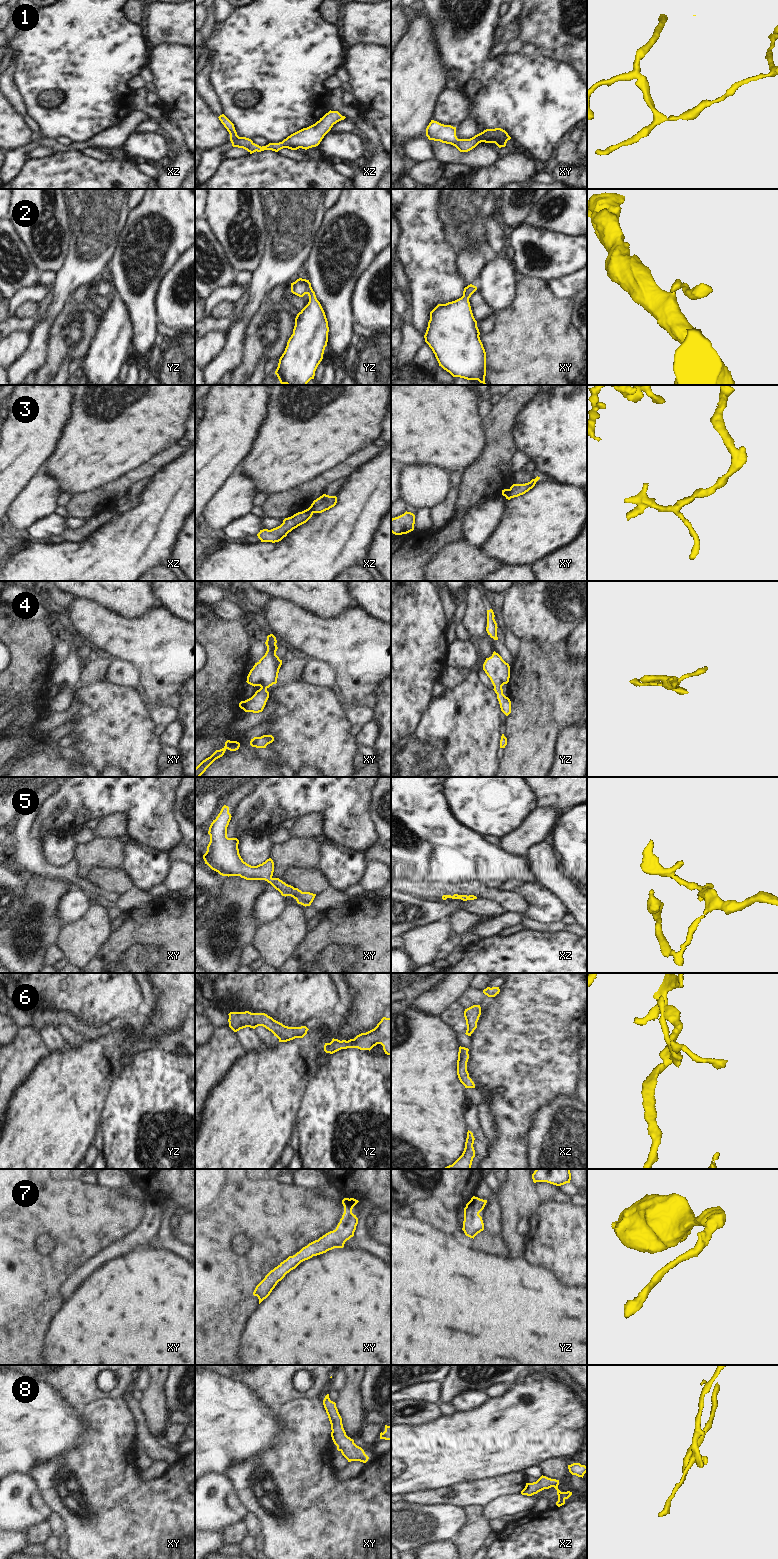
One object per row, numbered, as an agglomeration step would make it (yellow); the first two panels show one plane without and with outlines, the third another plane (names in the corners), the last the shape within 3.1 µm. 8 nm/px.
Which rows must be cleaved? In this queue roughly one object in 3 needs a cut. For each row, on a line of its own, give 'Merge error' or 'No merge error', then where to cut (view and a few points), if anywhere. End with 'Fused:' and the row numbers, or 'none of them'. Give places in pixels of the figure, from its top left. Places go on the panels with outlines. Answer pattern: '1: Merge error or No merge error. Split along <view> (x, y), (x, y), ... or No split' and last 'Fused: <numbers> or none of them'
1: No merge error. No split
2: No merge error. No split
3: Merge error. Split along xz (308, 508), (313, 512)
4: No merge error. No split
5: No merge error. No split
6: No merge error. No split
7: No merge error. No split
8: No merge error. No split
Fused: 3.

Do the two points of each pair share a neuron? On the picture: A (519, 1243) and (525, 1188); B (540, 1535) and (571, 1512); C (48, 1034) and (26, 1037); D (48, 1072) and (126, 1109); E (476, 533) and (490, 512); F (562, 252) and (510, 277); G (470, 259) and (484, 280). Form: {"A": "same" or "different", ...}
{"A": "same", "B": "same", "C": "different", "D": "different", "E": "same", "F": "different", "G": "different"}

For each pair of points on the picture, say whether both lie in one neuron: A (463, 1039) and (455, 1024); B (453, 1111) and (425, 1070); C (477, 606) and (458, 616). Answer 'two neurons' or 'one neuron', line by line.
A: two neurons
B: one neuron
C: two neurons

